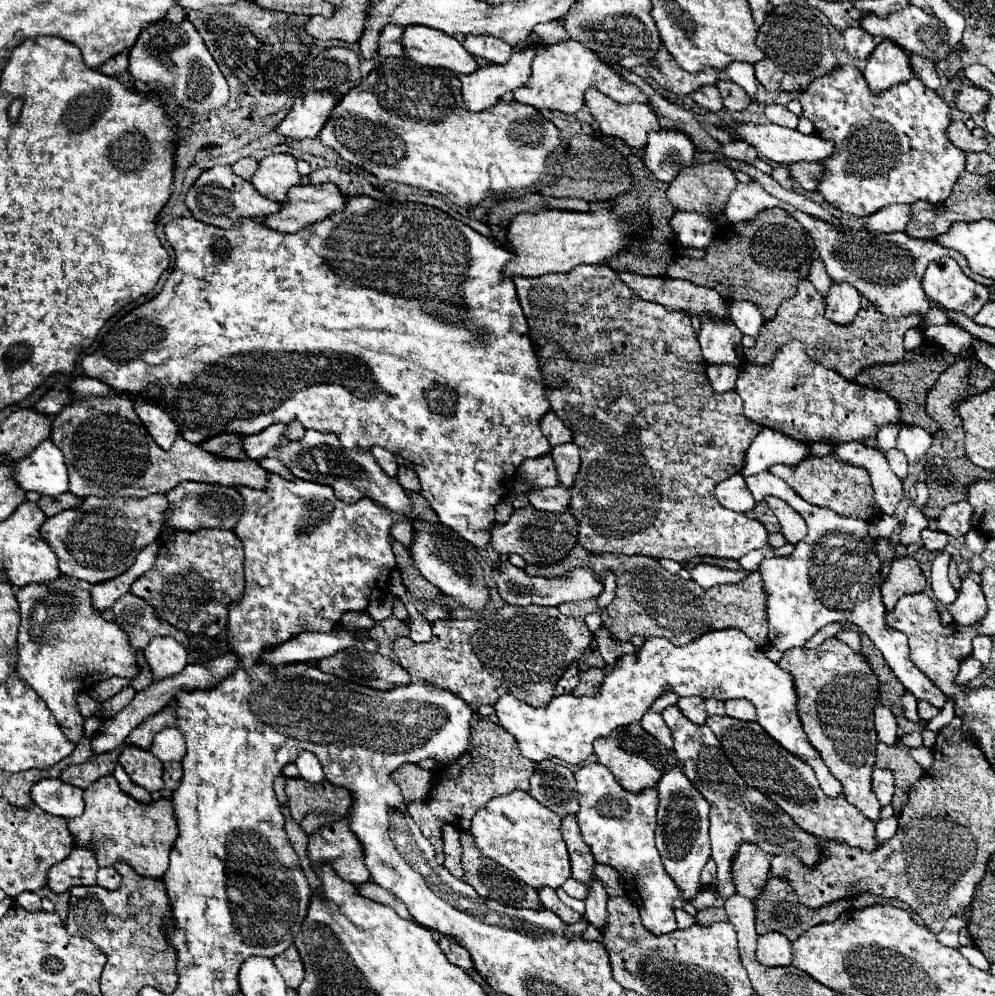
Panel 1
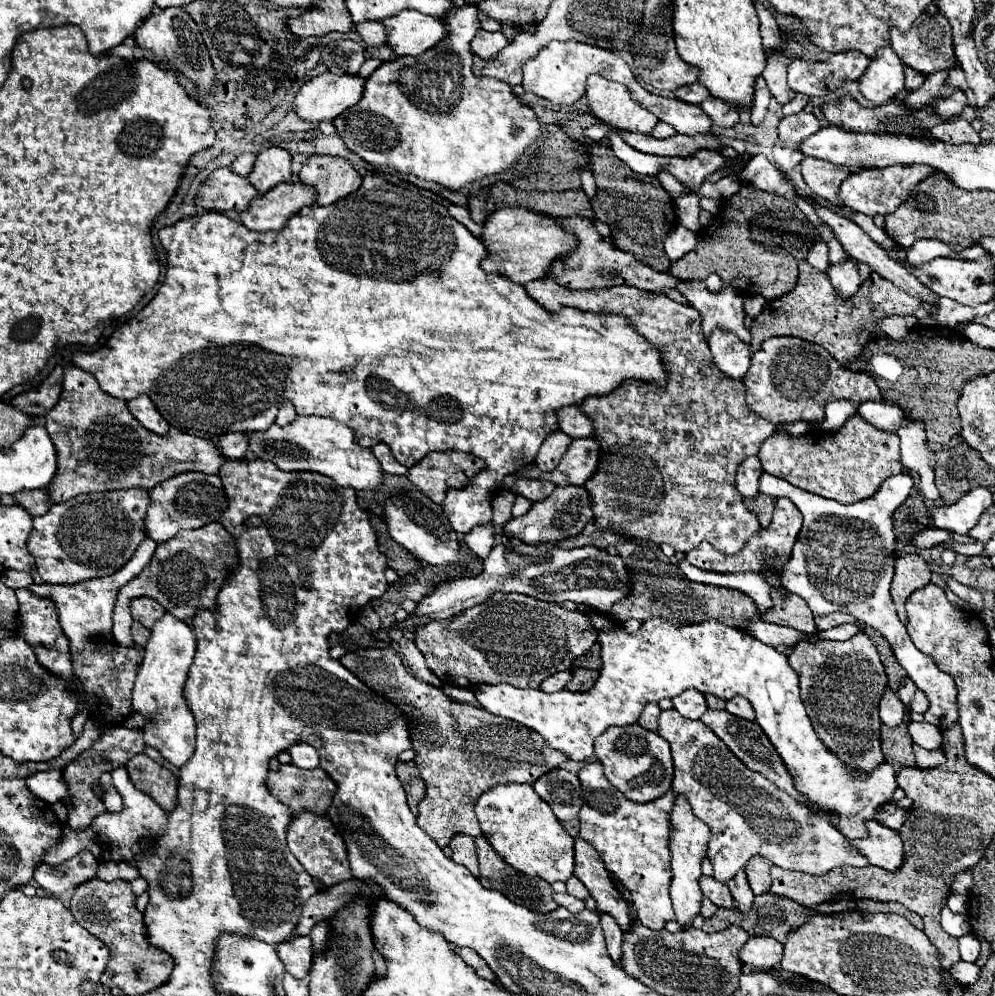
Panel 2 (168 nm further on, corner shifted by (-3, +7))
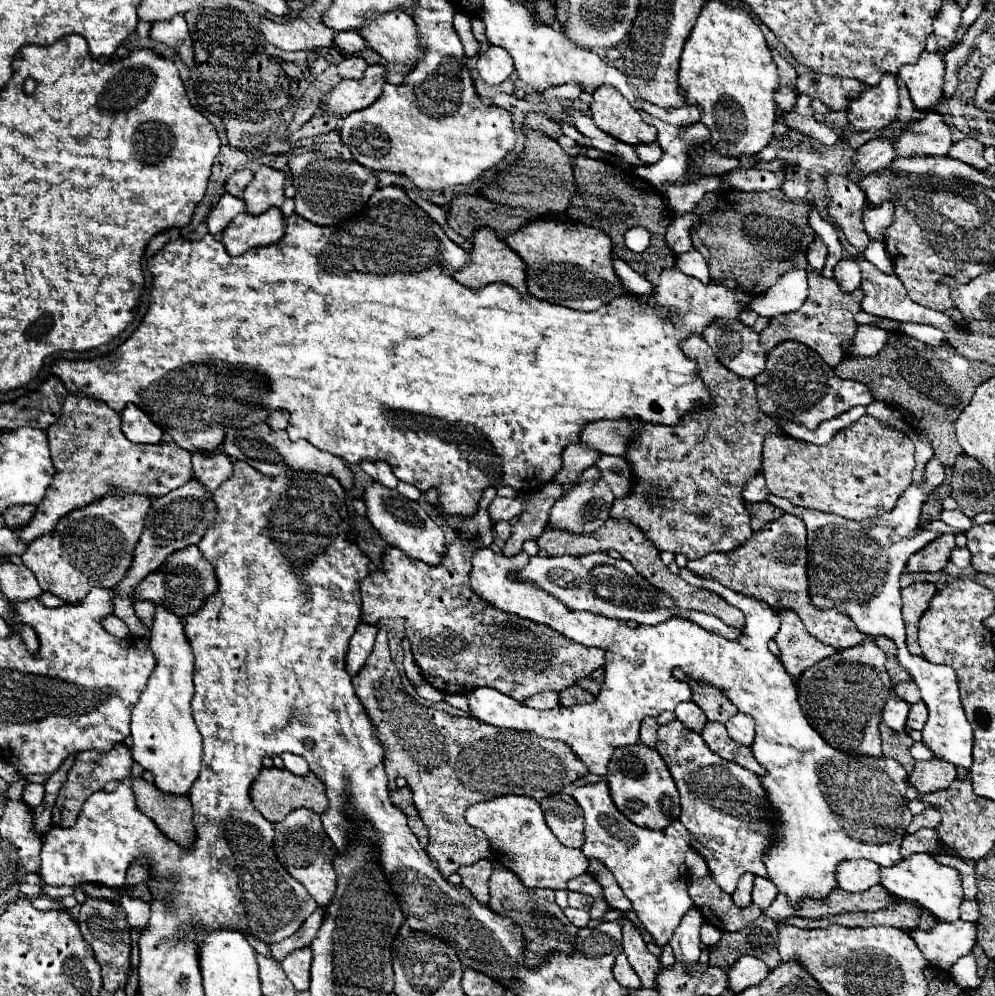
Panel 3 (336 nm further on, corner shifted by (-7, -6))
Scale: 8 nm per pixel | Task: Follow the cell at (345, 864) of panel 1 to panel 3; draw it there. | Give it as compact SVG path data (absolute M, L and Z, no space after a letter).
M297 808L283 822L279 822L275 830L277 830L275 832L277 858L283 862L287 872L293 874L293 878L299 880L307 888L307 892L315 898L315 902L325 908L331 902L333 890L337 884L335 870L333 870L333 858L337 858L339 852L329 840L329 836L325 834L319 814L307 808Z

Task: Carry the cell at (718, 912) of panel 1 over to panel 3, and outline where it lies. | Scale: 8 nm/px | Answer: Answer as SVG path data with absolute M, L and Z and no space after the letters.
M761 914L751 926L743 928L743 930L737 930L737 932L723 932L721 940L717 944L713 944L709 948L709 962L711 966L725 966L725 968L731 968L733 962L743 956L743 954L749 954L749 956L755 956L755 958L761 958L771 970L781 964L781 958L777 954L777 922L771 920L769 916Z

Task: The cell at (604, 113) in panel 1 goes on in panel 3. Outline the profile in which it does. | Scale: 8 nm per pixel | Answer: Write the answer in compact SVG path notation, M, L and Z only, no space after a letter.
M601 86L593 92L591 118L603 132L621 142L637 146L657 140L657 130L645 124L639 112L611 86Z

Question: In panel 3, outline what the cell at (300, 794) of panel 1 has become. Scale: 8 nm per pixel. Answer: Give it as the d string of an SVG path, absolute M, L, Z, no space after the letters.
M279 768L261 770L259 778L251 786L251 800L253 800L255 808L271 822L281 822L281 818L285 818L289 812L293 812L297 808L309 808L317 814L323 814L327 810L325 784L315 774L297 776L297 774L291 774L289 770L279 770Z

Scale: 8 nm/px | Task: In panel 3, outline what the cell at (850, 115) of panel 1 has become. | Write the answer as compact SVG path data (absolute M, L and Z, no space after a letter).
M881 202L877 206L867 204L865 214L863 214L863 224L865 232L869 234L871 240L883 240L885 230L893 222L893 204L891 202Z

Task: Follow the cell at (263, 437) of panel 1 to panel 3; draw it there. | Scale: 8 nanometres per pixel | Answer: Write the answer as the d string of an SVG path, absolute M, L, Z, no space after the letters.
M223 450L213 456L195 452L193 470L195 470L195 478L207 488L207 492L215 492L227 478L233 476L231 458L227 454L223 454Z

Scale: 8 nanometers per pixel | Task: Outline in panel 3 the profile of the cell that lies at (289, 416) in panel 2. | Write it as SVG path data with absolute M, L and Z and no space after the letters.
M275 410L275 412L267 418L267 424L269 424L273 430L285 430L287 424L289 424L289 412L287 412L287 410Z

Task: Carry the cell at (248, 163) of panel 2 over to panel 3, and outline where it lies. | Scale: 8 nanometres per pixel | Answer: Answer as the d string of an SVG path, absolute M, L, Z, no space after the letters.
M243 168L243 170L235 172L231 178L227 178L225 188L227 188L229 194L233 194L233 196L241 196L243 190L245 190L245 186L251 182L251 178L253 178L253 172L247 170L247 168Z

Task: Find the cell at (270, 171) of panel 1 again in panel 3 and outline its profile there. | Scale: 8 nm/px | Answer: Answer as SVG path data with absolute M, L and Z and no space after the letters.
M261 166L243 192L247 212L263 214L273 206L281 206L285 200L283 190L285 190L285 172L271 166Z

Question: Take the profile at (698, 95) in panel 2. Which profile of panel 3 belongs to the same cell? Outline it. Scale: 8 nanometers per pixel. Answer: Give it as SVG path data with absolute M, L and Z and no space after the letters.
M639 100L639 106L641 110L649 112L651 116L663 120L663 122L669 122L673 126L685 126L685 124L693 124L699 120L699 108L697 106L681 106L681 108L659 108L659 106L653 106L649 102L643 102Z

